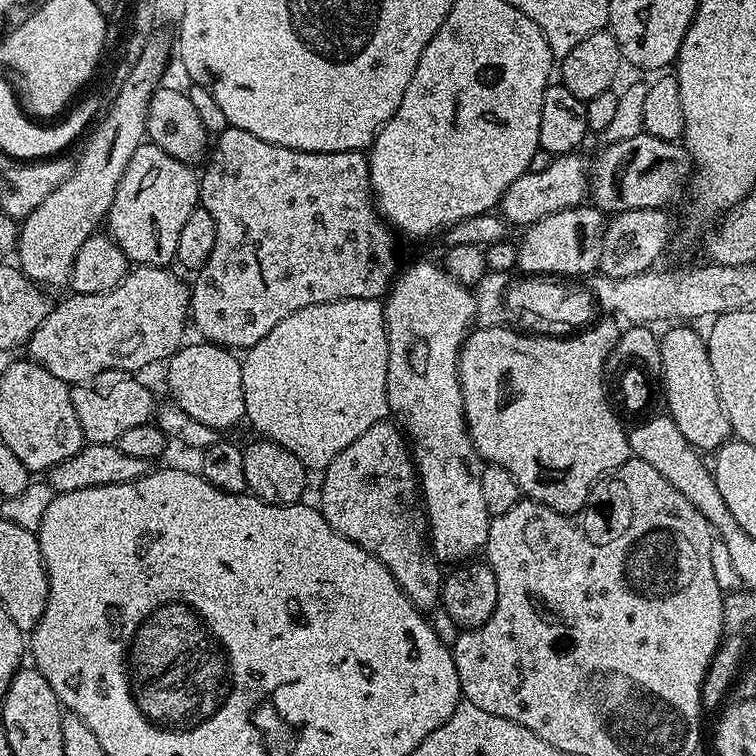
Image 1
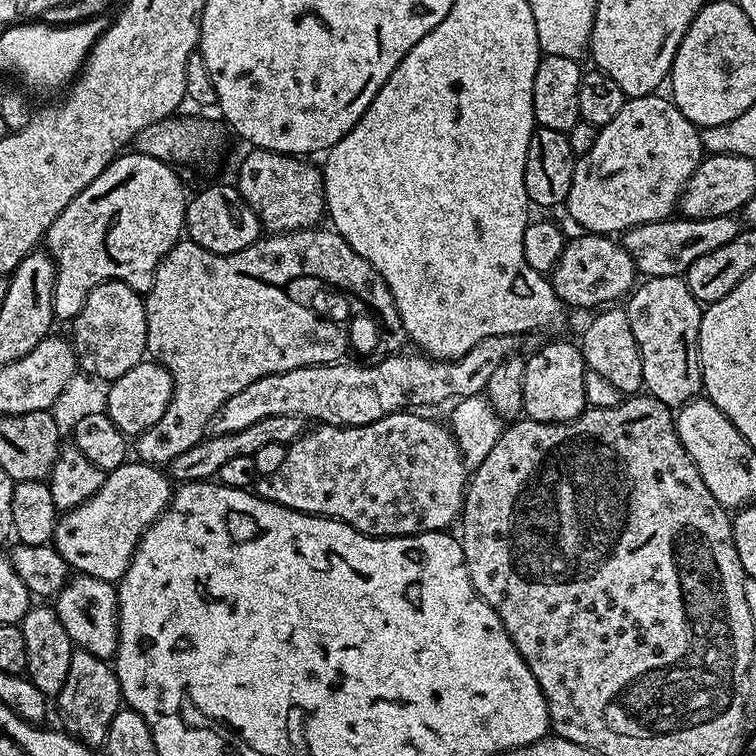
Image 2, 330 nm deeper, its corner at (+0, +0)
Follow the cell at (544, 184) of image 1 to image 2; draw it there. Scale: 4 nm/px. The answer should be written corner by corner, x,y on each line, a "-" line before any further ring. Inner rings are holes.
661,94
633,96
625,99
622,110
618,110
618,114
614,114
614,118
610,118
610,122
603,125
603,127
597,131
594,146
590,146
590,150
585,156
577,159
574,178
570,182
570,194
566,201
566,209
568,208
569,218
572,219
574,223
581,224
581,226
584,227
581,229
583,229
585,233
623,234
627,228
633,228
639,224
654,222
655,220
667,220
677,211
680,197
684,195
684,188
690,182
694,170
698,170
700,161
704,159
706,153
700,141
700,129
688,121
686,114
682,114
682,110
678,110
667,95
660,95

